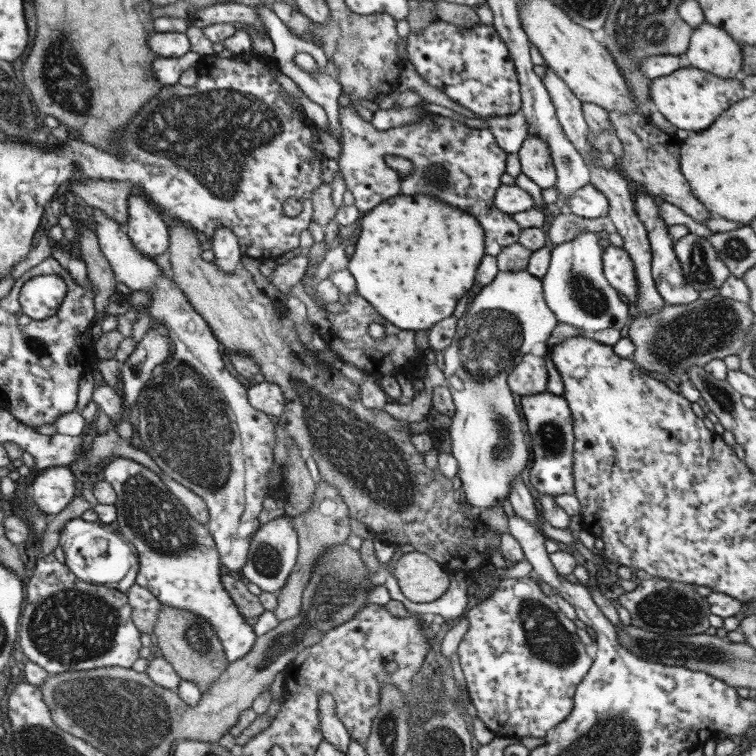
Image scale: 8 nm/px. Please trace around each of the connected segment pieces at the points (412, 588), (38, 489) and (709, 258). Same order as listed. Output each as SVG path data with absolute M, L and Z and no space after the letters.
M415 551L399 556L392 574L403 596L416 603L437 600L449 584L449 573L439 563Z
M52 467L31 480L30 500L41 512L57 514L73 500L76 479L69 467Z
M687 233L673 243L673 252L679 261L685 282L697 292L719 288L721 283L730 275L728 268L716 257L713 247L701 236Z

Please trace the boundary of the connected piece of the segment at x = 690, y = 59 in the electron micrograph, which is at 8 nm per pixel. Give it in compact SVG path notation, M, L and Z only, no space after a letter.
M705 22L692 29L683 59L688 67L721 79L741 77L740 44L733 42L723 30Z

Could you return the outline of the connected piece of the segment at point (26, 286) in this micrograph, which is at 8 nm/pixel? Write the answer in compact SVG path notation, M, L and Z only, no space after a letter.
M59 275L35 276L23 283L18 303L29 318L45 320L56 313L66 292L66 282Z

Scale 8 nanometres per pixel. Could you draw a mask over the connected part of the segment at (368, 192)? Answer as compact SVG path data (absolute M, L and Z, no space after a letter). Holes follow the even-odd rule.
M339 105L339 123L341 124L340 155L336 158L338 174L342 175L346 189L353 196L353 205L361 213L378 206L386 198L398 194L429 194L435 196L459 210L473 215L484 230L484 254L496 257L506 246L517 243L520 226L510 217L510 214L499 212L493 206L493 197L502 184L499 176L505 172L506 152L501 150L489 132L489 129L473 129L454 119L434 115L422 107L418 118L411 124L396 126L387 130L377 130L370 122L364 121L354 110ZM387 154L402 156L413 164L409 175L400 177L395 171L385 165L383 157Z

